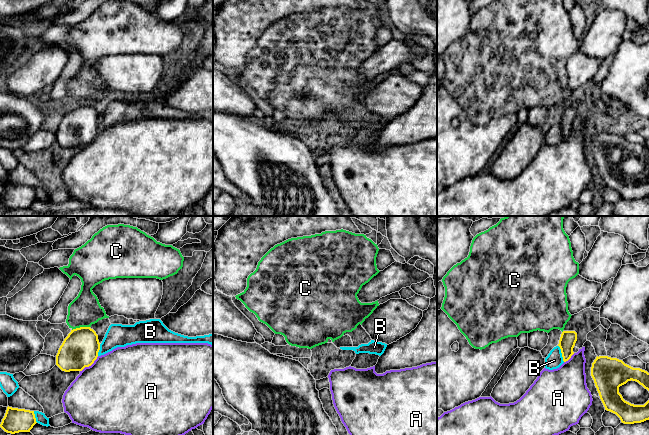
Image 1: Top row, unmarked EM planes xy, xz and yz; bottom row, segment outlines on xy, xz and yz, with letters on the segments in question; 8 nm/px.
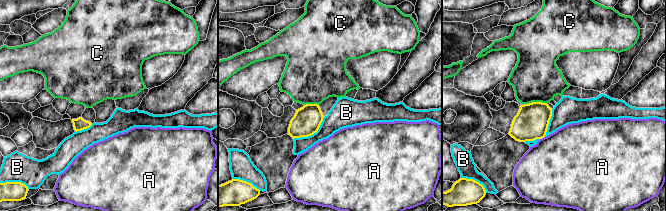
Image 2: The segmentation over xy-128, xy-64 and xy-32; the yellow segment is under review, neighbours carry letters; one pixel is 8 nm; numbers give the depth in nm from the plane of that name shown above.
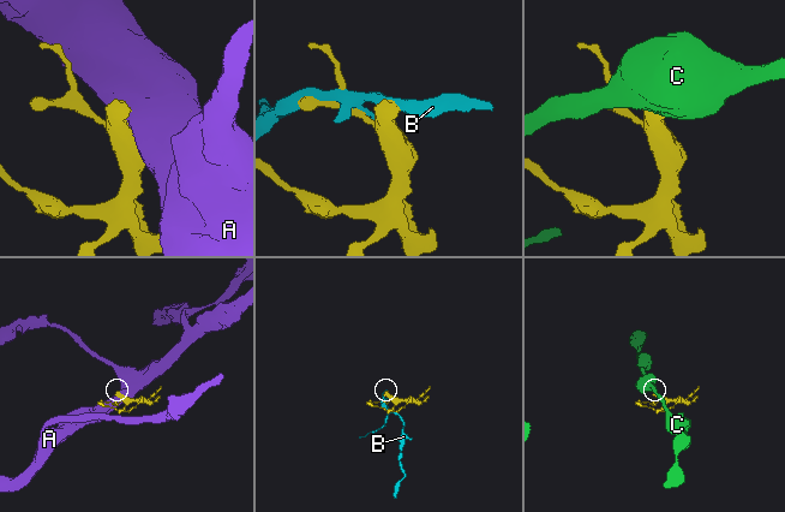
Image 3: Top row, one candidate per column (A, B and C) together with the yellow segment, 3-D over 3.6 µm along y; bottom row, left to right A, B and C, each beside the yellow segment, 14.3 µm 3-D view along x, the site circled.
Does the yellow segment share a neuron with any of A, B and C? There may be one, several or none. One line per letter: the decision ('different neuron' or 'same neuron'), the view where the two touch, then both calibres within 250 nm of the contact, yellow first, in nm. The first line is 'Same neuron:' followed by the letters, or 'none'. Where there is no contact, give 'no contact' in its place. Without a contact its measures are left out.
Same neuron: none
A: different neuron; meets yellow in xy; 300 nm thick on the yellow side, 480 nm on the other
B: different neuron; meets yellow in yz; 130 nm thick on the yellow side, 140 nm on the other
C: different neuron; meets yellow in xy; 300 nm thick on the yellow side, 260 nm on the other

